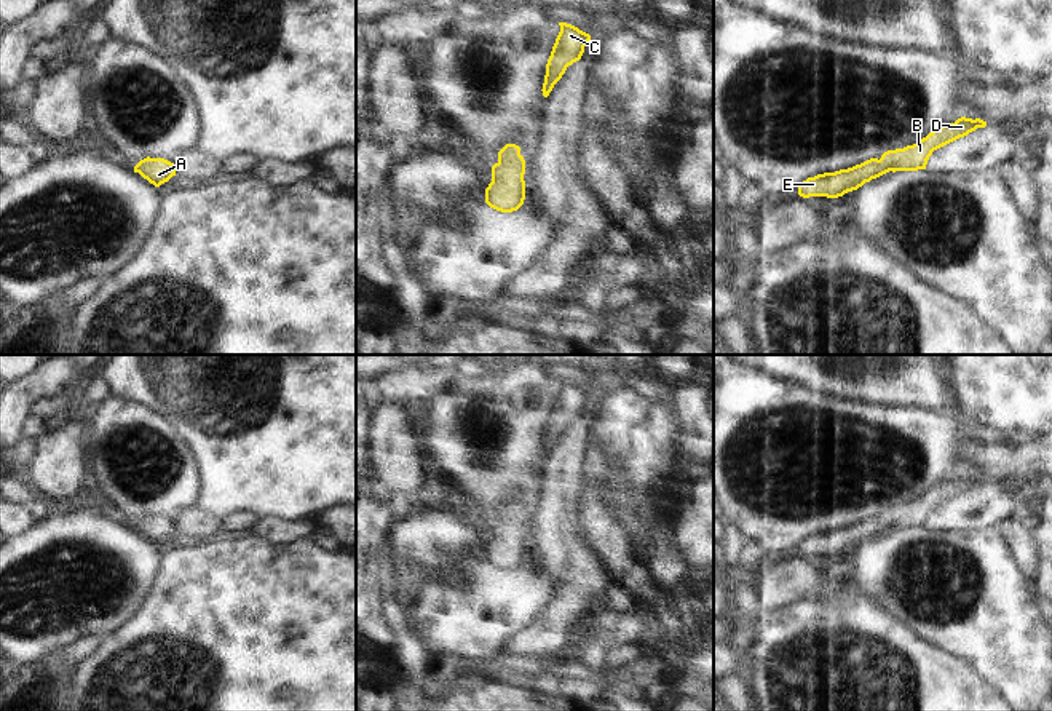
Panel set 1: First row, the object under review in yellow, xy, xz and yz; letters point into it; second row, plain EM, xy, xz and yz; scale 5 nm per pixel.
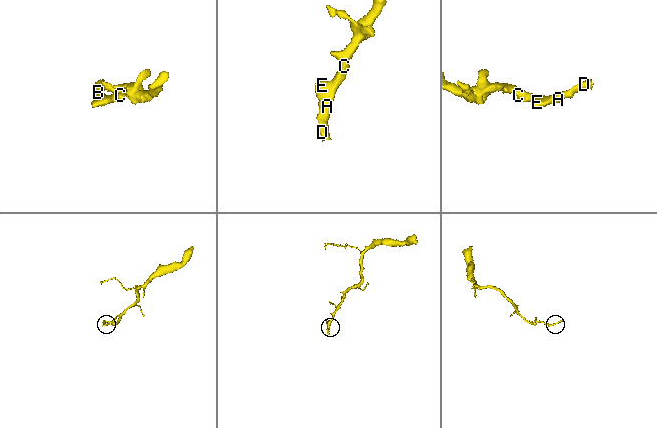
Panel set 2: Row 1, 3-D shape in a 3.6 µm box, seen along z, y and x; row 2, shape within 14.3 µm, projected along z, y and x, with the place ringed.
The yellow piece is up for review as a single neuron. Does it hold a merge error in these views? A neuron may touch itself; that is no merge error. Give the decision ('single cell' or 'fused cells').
single cell

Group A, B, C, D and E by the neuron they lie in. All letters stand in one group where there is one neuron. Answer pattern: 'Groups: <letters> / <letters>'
Groups: A B C D E

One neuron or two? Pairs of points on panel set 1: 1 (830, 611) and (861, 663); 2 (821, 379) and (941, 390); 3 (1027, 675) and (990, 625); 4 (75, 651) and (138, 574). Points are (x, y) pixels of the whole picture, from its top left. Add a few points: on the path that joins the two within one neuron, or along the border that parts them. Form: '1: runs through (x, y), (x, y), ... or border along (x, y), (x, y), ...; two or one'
1: runs through (830, 623), (830, 633), (848, 651); one
2: runs through (851, 381), (910, 382); one
3: runs through (1025, 662), (1003, 638); one
4: border along (99, 636), (80, 636), (64, 647); two

